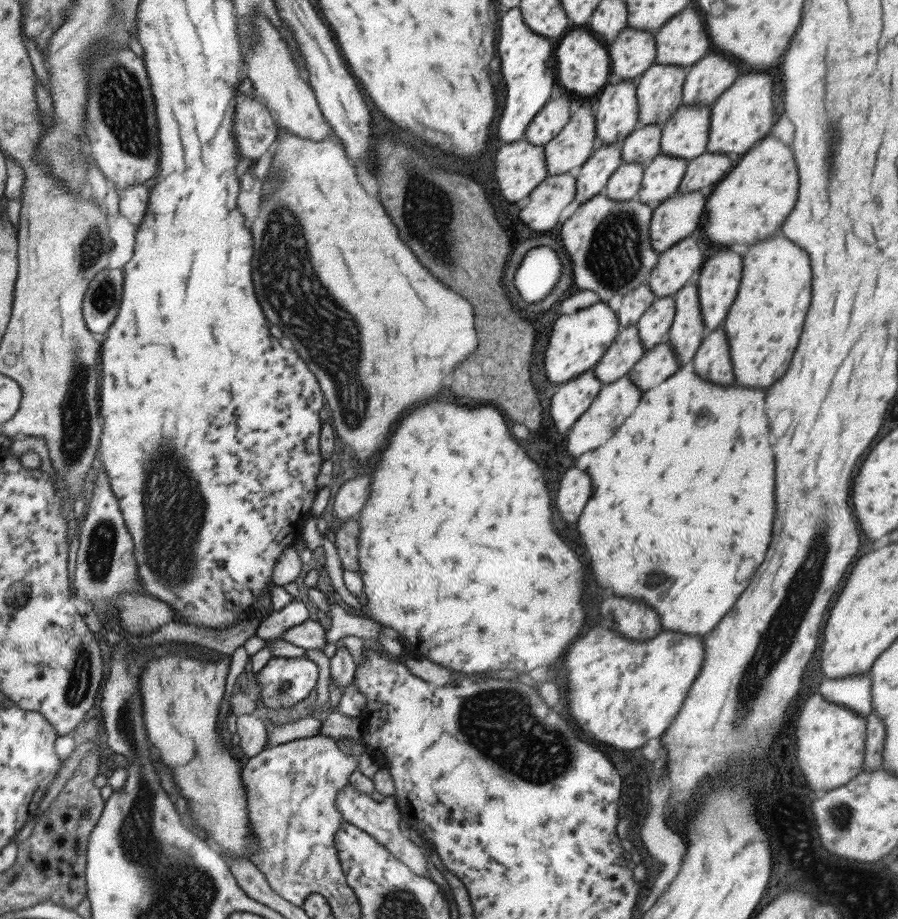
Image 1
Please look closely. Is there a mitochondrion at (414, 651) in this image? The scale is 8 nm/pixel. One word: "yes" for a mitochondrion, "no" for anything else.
no

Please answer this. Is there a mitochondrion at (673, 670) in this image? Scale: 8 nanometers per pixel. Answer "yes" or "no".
no

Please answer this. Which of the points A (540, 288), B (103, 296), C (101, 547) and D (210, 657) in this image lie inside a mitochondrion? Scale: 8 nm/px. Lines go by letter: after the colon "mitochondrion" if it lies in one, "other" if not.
A: other
B: mitochondrion
C: mitochondrion
D: other

